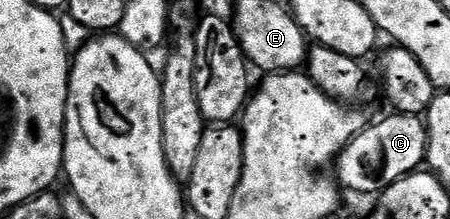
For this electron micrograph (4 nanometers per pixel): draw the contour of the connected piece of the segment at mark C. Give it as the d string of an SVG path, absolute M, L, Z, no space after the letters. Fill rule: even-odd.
M388 112L381 122L365 125L364 129L359 130L346 144L346 148L334 163L334 178L337 183L343 186L345 191L353 190L356 194L379 195L380 191L394 184L399 178L405 178L407 174L415 174L425 165L428 157L428 123L419 114L397 114Z

